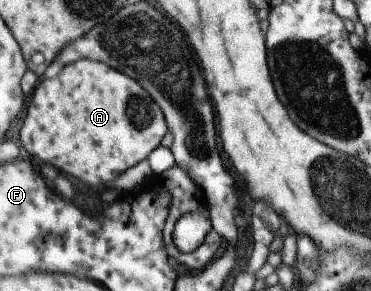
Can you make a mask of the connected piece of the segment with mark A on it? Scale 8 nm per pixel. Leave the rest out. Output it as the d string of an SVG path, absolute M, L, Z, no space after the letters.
M97 60L76 61L64 67L58 77L40 81L33 91L32 105L28 105L24 127L19 134L22 145L36 159L50 163L56 169L64 171L66 175L78 177L88 185L100 187L116 181L128 169L148 159L158 147L161 147L162 139L169 134L169 125L164 113L160 105L154 103L152 95L126 73L112 69L110 65Z

